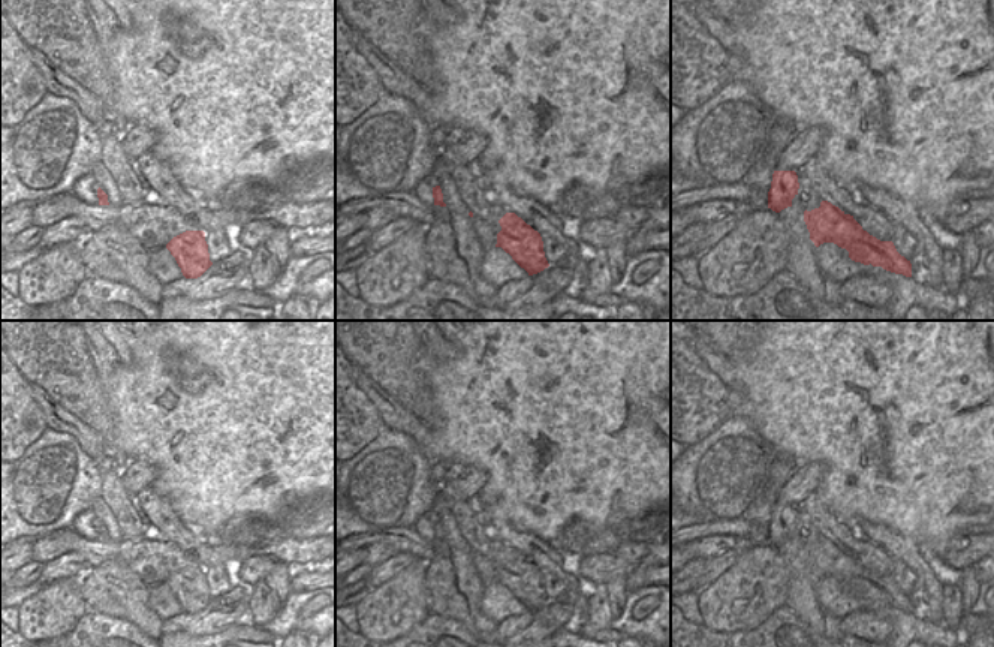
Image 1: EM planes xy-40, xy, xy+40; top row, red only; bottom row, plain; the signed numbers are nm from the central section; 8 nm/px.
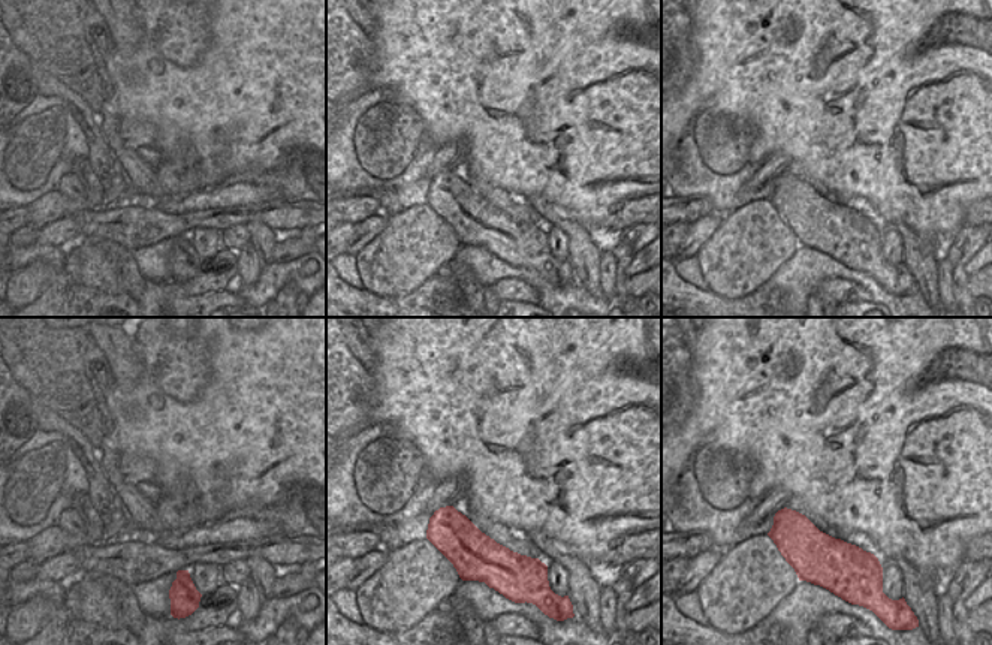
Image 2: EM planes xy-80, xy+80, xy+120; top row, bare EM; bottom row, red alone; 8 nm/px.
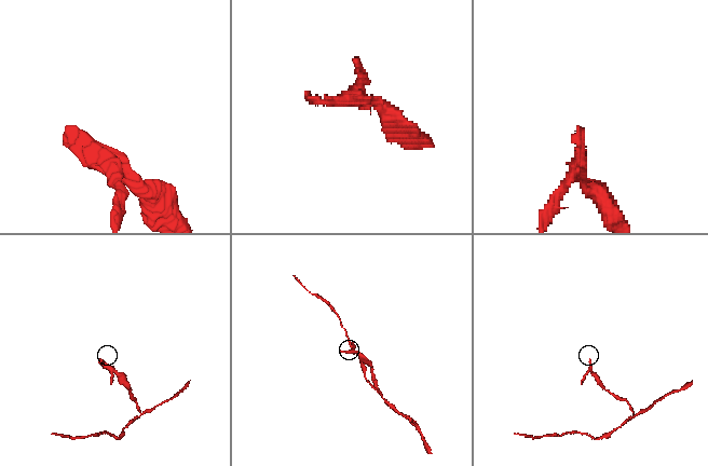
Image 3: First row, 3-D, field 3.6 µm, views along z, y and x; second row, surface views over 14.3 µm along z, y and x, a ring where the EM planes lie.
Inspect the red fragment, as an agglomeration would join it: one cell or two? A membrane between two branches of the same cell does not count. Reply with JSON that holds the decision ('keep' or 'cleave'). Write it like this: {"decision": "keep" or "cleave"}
{"decision": "cleave"}

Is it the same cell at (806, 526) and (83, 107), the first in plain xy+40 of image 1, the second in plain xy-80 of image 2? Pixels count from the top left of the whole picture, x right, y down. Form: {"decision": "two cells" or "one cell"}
{"decision": "one cell"}

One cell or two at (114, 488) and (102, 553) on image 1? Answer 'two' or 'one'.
two

